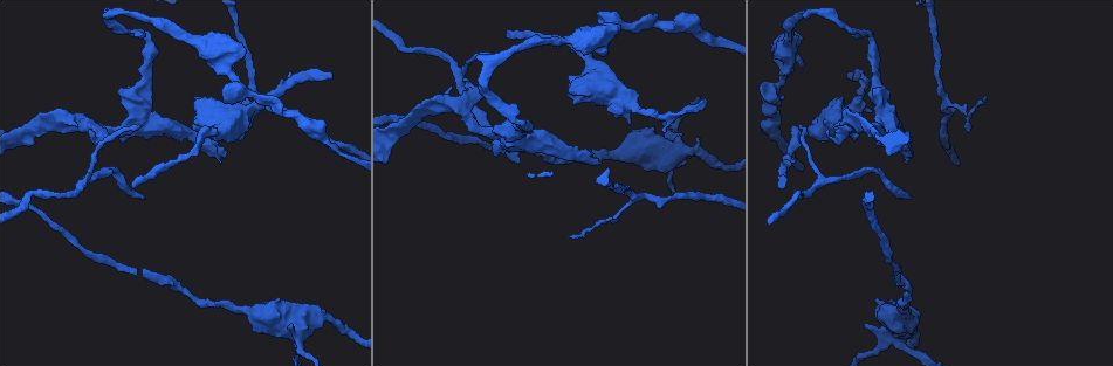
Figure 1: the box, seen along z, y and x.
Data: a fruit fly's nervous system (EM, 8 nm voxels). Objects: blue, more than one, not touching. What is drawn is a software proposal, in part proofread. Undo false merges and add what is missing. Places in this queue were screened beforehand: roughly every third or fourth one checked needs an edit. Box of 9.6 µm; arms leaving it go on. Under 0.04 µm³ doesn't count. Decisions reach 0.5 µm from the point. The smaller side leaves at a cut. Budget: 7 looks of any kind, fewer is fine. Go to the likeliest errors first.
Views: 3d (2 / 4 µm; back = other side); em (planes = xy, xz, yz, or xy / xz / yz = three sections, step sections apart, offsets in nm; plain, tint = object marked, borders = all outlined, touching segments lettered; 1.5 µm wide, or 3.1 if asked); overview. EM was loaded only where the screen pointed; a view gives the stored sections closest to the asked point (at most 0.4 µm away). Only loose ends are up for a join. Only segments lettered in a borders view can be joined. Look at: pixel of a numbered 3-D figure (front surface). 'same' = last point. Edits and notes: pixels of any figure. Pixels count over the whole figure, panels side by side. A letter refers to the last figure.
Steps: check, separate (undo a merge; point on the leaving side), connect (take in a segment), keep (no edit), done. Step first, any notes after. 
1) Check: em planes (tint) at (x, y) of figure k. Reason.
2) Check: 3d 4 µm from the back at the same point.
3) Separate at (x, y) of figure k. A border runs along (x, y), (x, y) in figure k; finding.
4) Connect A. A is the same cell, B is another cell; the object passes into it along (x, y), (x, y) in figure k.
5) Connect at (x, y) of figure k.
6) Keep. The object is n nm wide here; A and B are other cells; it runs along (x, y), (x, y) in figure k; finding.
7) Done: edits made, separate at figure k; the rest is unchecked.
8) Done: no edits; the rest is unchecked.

Check: 3d 2 µm at (847, 74) of figure 1. Free end.

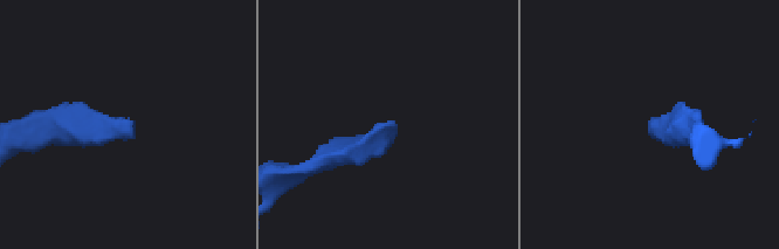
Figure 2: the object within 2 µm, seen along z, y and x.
Check: em xy step 8 (tint) at (134, 123) of figure 2.

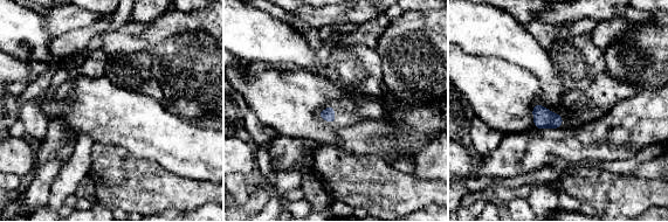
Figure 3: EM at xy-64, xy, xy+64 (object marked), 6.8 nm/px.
Check: em xz step 8 (borders) at the same point.

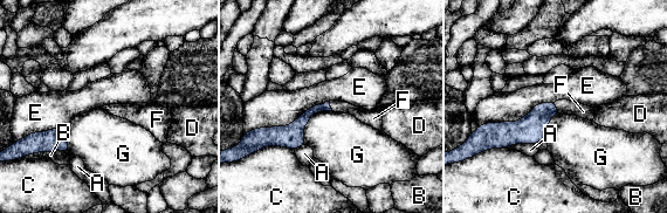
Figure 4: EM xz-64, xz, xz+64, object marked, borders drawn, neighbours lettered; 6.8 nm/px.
Connect F. The longest contact is with E, 550 nm; F is the same cell, A, B, C, D, E and G are other cells; the object passes into it along (531, 129), (556, 107), (564, 107) in figure 4; it goes on there.

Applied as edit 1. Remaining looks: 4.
Check: overview. Redraw.

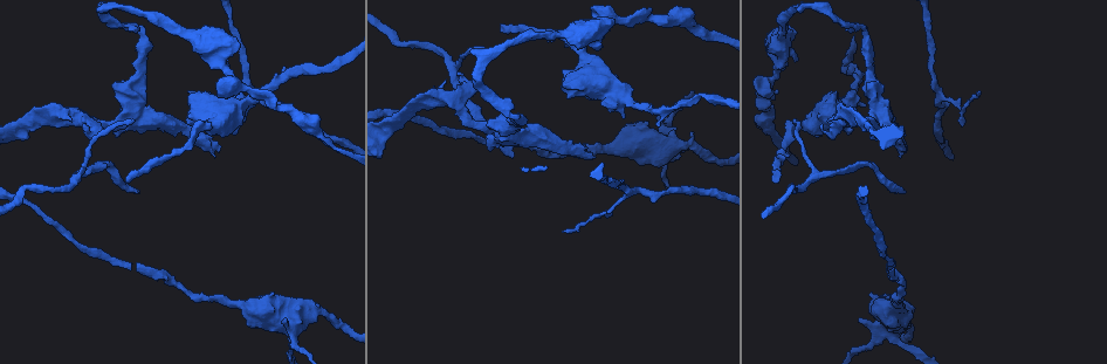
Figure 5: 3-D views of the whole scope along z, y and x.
Check: em planes (plain) at (139, 190) of figure 5. Branch stops here.

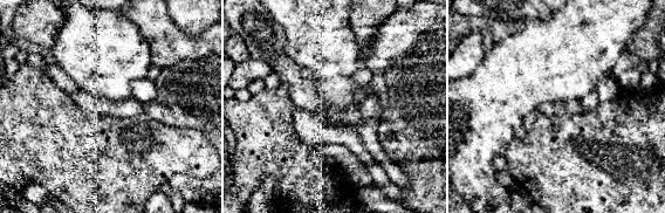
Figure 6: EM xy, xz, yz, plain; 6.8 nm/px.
Check: em planes (borders) at the same point. See the neighbours.

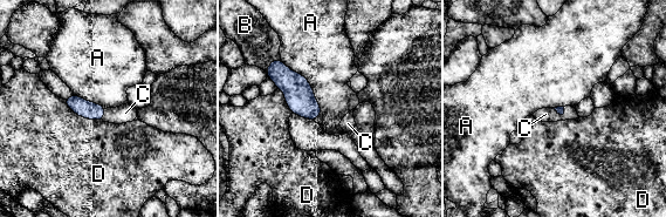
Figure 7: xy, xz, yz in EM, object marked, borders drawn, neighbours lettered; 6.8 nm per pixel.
Connect C. C is the same cell, A, B and D are other cells; the neuron continues.

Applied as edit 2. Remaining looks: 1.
Check: em planes (borders) at (125, 180) of figure 5. Free end.

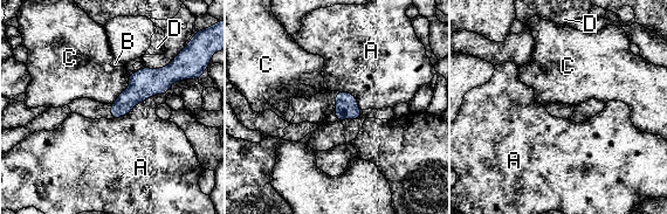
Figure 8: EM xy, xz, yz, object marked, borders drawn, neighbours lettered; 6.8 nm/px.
Keep. The longest contact is with A, 340 nm; A, B, C and D are other cells; none of them fits.

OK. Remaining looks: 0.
Done: edits made, connect at figure 4, connect at figure 7; the rest is unchecked.

